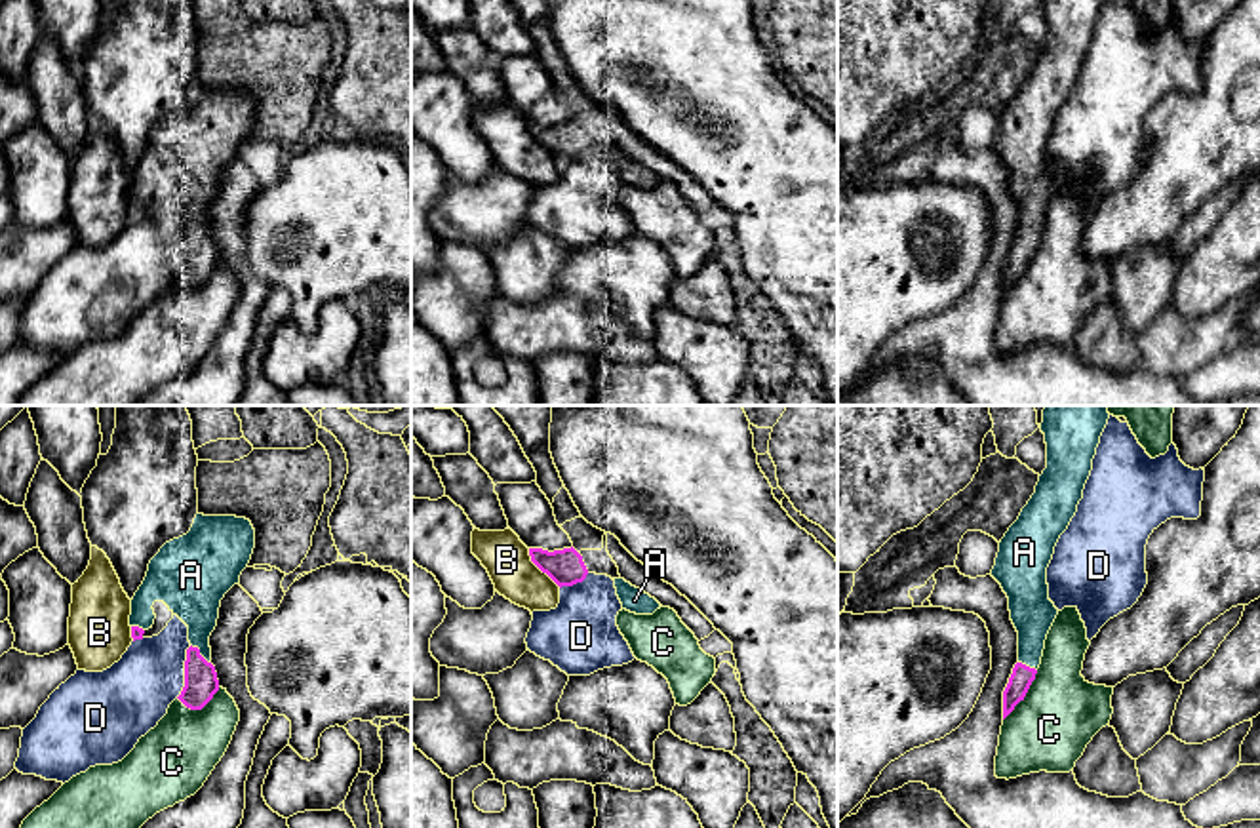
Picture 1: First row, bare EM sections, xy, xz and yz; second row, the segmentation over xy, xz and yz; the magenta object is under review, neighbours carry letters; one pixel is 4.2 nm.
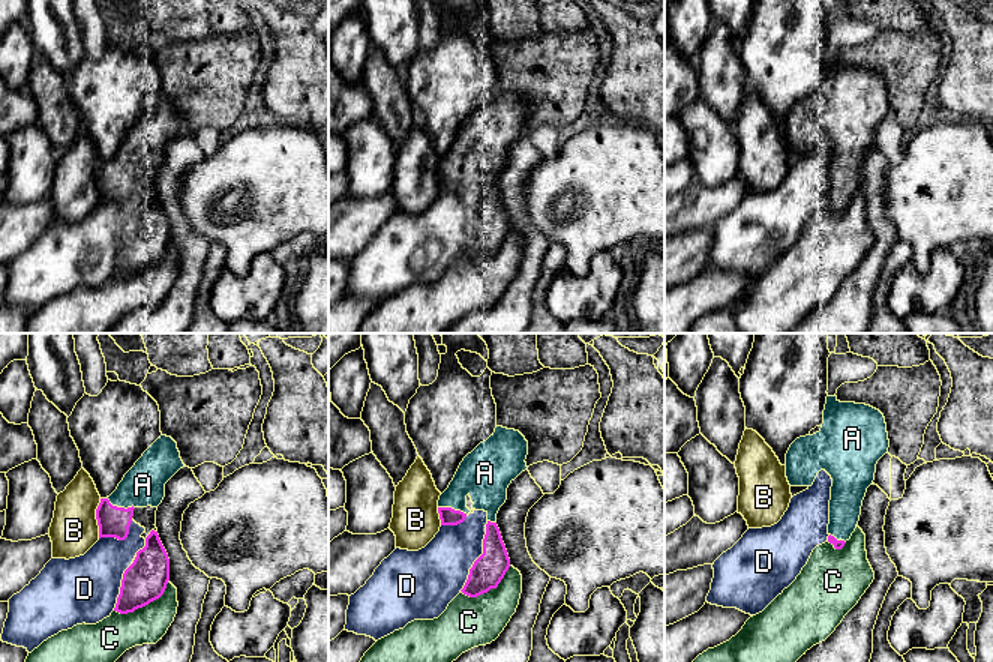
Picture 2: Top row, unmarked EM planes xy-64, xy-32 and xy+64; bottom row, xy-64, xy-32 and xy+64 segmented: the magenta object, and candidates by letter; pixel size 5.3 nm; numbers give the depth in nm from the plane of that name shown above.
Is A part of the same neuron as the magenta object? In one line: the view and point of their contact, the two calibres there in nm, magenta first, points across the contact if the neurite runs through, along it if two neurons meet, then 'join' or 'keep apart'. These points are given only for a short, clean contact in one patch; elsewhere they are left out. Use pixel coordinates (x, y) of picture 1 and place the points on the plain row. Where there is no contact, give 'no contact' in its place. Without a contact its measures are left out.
contact xy (198, 227); calibres 140 and 220 nm; join

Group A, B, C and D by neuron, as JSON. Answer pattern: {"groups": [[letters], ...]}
{"groups": [["A"], ["B"], ["C"], ["D"]]}

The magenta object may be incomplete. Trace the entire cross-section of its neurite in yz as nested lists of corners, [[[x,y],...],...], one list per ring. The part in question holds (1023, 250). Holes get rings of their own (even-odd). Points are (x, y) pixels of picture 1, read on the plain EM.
[[[1106,0],[1039,2],[1047,17],[1047,42],[1001,112],[992,143],[1009,171],[1011,194],[1018,206],[1018,236],[1003,265],[1003,293],[1024,274],[1041,238],[1047,207],[1058,188],[1049,173],[1047,141],[1083,72]]]

